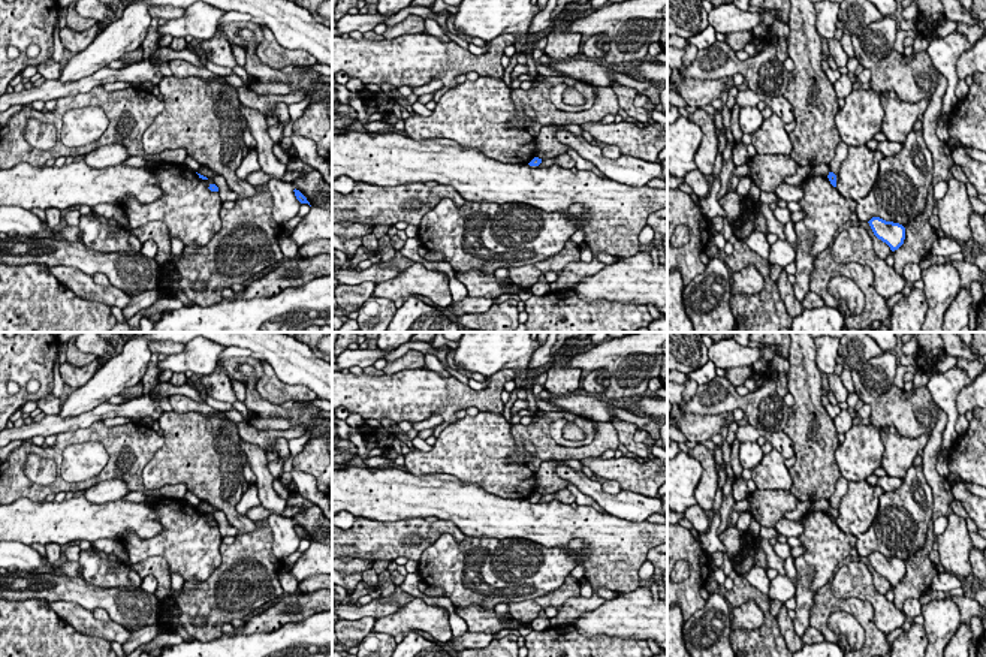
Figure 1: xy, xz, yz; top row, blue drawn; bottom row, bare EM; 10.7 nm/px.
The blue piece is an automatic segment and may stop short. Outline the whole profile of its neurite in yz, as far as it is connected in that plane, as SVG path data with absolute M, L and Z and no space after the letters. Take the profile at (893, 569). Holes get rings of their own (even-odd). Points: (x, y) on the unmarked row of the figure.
M872 552L869 561L874 570L886 578L892 587L898 585L905 575L905 563L899 558L886 557L880 552Z

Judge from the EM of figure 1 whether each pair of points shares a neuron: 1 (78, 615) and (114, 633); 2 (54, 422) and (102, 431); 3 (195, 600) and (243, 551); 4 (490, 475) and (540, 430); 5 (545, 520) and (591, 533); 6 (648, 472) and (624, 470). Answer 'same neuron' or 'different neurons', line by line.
1: same neuron
2: different neurons
3: same neuron
4: different neurons
5: same neuron
6: same neuron

